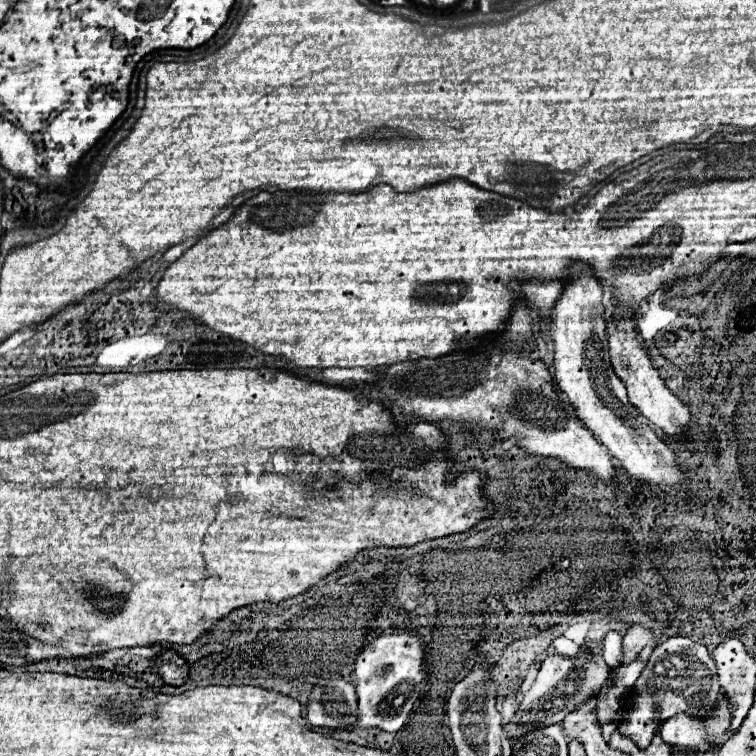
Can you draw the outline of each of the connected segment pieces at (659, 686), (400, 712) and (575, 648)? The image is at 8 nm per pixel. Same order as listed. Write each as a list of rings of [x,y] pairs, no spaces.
[[[672,636],[654,648],[648,664],[644,666],[644,672],[636,680],[634,696],[622,712],[618,726],[620,734],[630,738],[638,748],[646,748],[651,743],[658,722],[664,722],[678,712],[704,718],[712,708],[718,706],[718,694],[720,684],[716,680],[716,666],[706,646],[696,644],[684,636]]]
[[[412,632],[380,636],[370,642],[362,654],[356,658],[354,674],[358,678],[356,694],[360,706],[360,720],[362,728],[382,728],[386,732],[398,732],[406,718],[412,714],[414,702],[420,696],[420,684],[426,678],[426,652],[422,640]]]
[[[566,636],[556,638],[556,640],[554,640],[554,648],[556,648],[558,654],[562,654],[562,656],[566,656],[566,658],[576,658],[578,652],[580,652],[580,646],[574,644],[574,642],[570,642]]]

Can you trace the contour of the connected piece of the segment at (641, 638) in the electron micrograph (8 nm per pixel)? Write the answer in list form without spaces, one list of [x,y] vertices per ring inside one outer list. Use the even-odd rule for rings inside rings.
[[[630,626],[624,640],[622,640],[622,660],[620,660],[620,664],[630,664],[638,656],[638,652],[650,642],[654,642],[654,634],[648,628]]]

